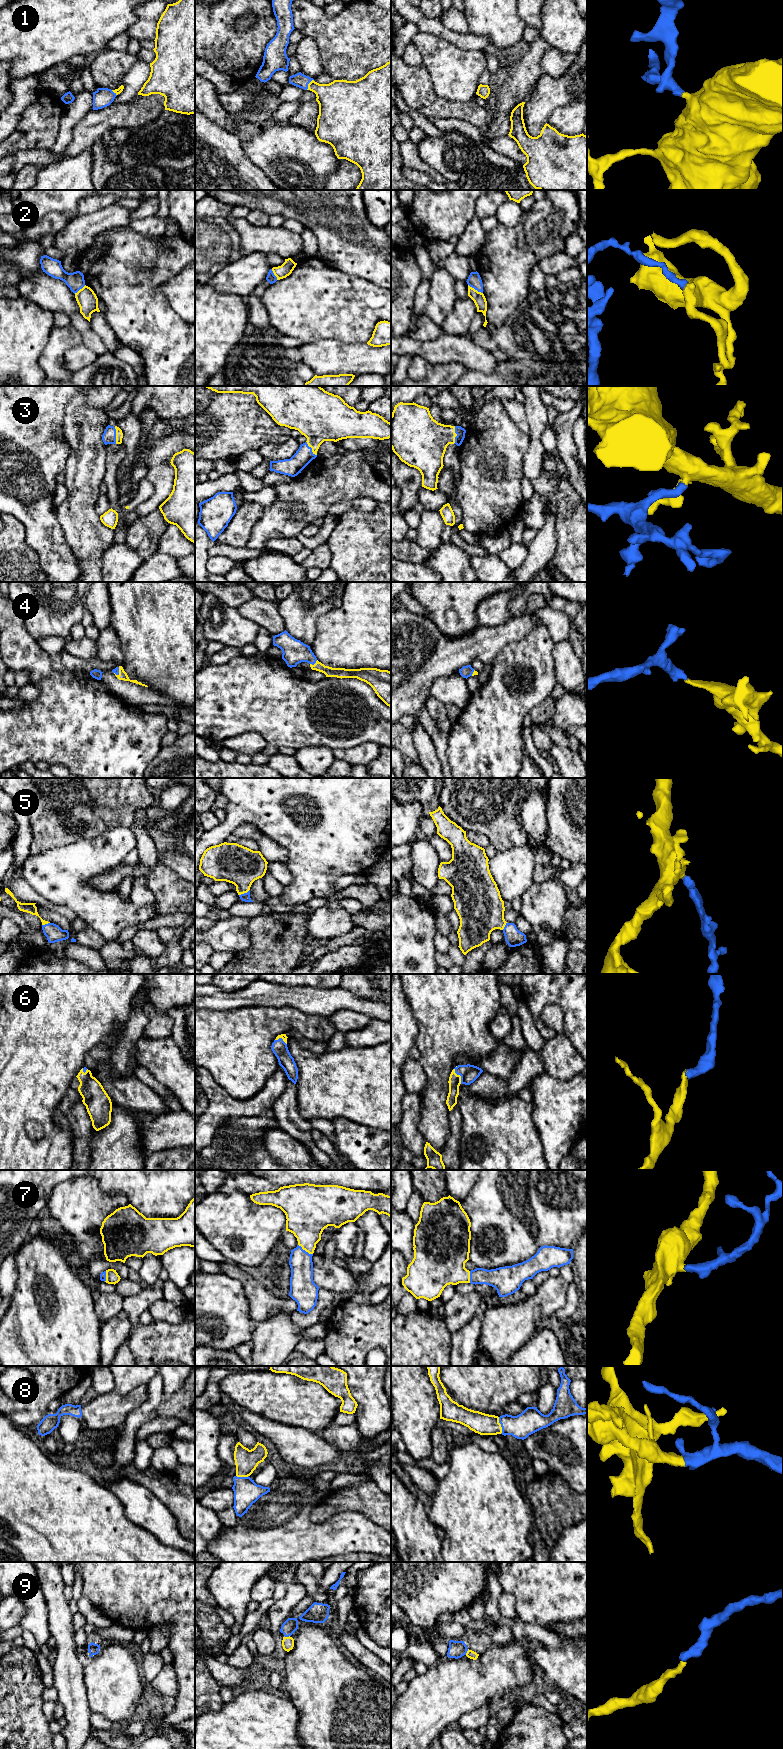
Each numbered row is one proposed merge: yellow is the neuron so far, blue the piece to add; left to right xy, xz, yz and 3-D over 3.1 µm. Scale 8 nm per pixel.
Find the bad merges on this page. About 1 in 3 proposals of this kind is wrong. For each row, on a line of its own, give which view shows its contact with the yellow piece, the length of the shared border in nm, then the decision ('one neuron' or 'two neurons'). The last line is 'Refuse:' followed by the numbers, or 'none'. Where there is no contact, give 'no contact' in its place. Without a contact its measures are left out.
1: xz | 110 nm | one neuron
2: yz | 140 nm | two neurons
3: yz | 140 nm | one neuron
4: xz | 70 nm | one neuron
5: xz | 100 nm | one neuron
6: yz | 140 nm | one neuron
7: xz | 150 nm | one neuron
8: yz | 140 nm | one neuron
9: yz | 50 nm | one neuron
Refuse: 2

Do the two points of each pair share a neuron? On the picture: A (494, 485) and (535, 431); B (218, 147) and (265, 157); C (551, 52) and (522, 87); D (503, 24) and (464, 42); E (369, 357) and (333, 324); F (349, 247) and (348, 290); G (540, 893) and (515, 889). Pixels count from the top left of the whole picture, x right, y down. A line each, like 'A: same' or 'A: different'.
A: different
B: different
C: different
D: different
E: different
F: different
G: different

